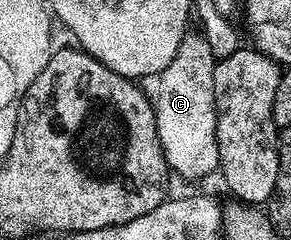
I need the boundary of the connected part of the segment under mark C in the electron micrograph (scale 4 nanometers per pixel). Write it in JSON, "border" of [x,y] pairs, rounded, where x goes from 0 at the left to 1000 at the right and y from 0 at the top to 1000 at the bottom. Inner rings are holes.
{"border":[[[687,129],[636,138],[625,179],[612,179],[612,213],[598,213],[598,246],[543,308],[550,358],[529,388],[529,450],[536,458],[536,558],[550,608],[564,621],[564,654],[577,671],[577,700],[639,750],[670,738],[715,738],[746,717],[756,683],[749,646],[749,579],[742,575],[742,417],[735,413],[735,279],[746,246],[725,221],[722,188]]]}

